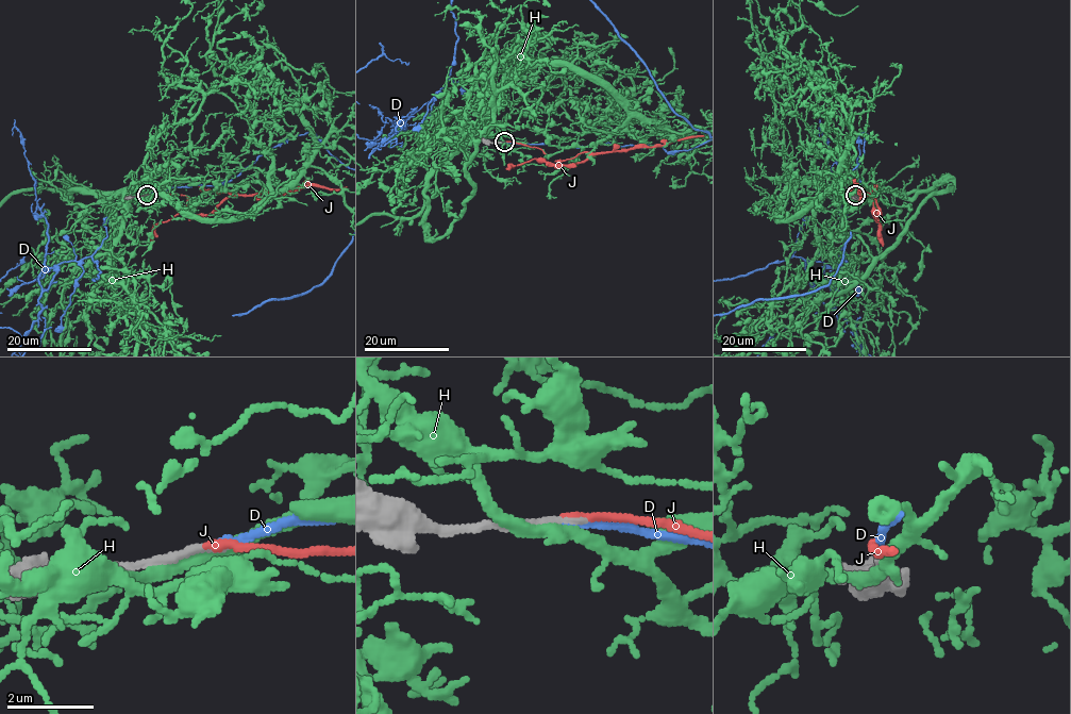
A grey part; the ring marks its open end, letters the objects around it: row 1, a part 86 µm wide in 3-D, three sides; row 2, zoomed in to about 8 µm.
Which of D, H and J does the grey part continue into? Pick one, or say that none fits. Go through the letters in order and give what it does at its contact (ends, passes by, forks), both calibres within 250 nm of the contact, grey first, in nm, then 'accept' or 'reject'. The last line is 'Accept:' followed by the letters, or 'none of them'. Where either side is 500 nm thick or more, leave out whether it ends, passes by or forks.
D: it ends there; 180 nm thick on the grey side, 160 nm on the other; accept
H: it passes by; 180 nm thick on the grey side, 320 nm on the other; reject
J: it ends there; 180 nm thick on the grey side, 190 nm on the other; reject
Accept: D

